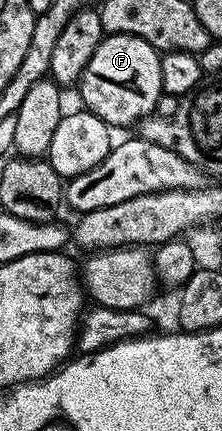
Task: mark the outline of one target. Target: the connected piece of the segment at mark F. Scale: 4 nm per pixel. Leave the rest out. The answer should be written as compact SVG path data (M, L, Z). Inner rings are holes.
M110 33L103 37L92 55L90 61L82 71L78 82L80 97L84 100L83 108L89 113L98 115L109 127L116 125L132 125L151 117L156 112L156 104L160 96L165 93L162 87L161 54L146 39L135 37L129 33Z

